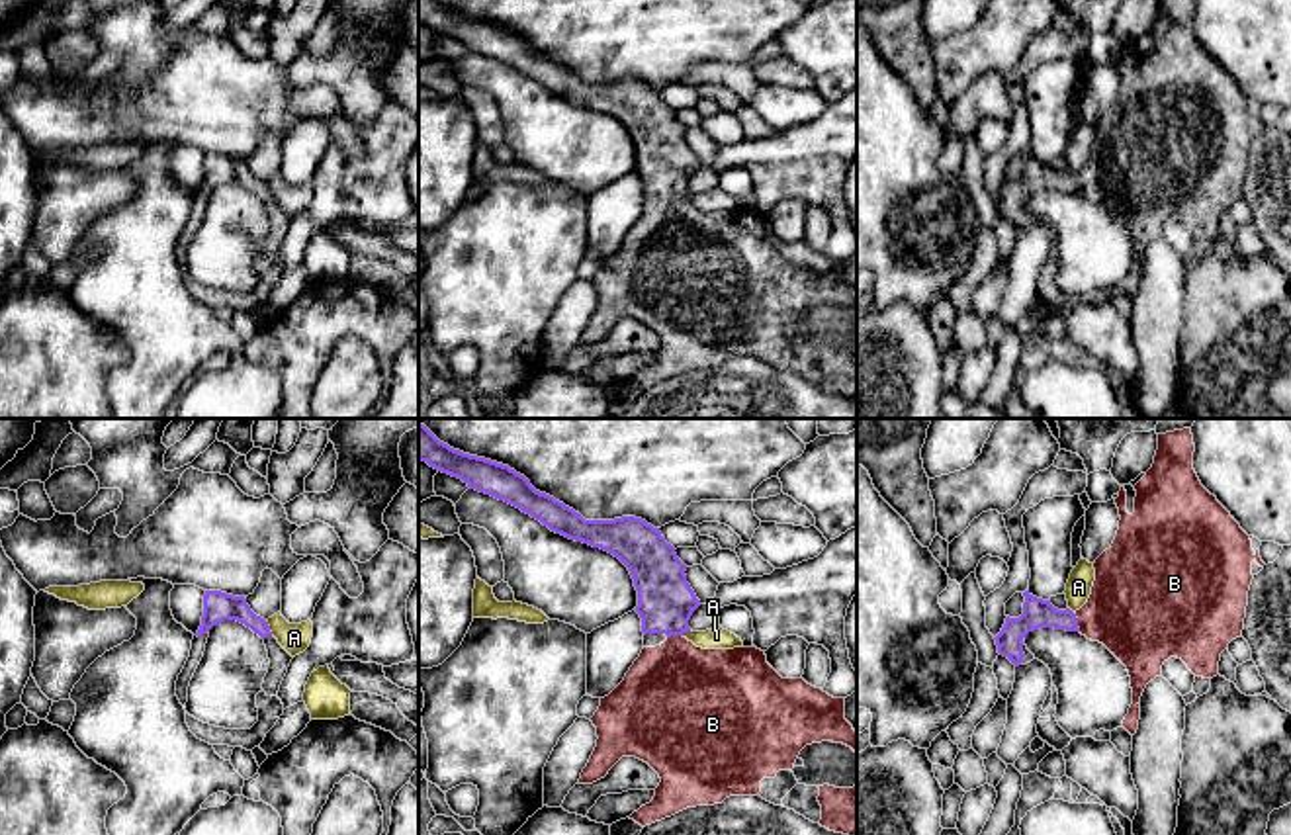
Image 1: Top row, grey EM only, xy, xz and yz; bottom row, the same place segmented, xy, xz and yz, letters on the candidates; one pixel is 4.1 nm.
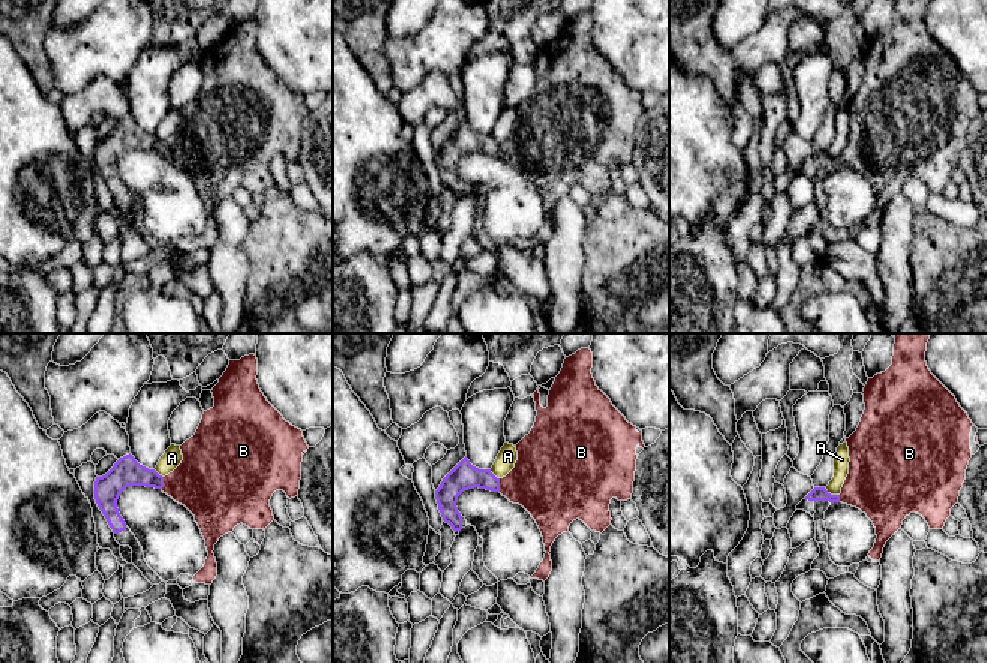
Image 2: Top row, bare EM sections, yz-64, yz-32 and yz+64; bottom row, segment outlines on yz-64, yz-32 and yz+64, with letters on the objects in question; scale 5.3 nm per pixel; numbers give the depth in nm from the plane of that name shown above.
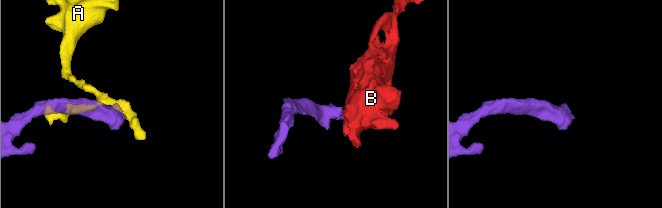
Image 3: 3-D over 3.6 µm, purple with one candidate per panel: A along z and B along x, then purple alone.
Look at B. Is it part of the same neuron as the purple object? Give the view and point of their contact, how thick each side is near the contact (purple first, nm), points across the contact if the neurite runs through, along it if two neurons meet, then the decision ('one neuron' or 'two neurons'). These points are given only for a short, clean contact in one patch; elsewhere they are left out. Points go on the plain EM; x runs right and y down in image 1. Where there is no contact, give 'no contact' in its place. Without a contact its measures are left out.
contact yz (1076, 184); calibres 120 and 380 nm; way yz (1037, 175), (1076, 184), (1135, 171); one neuron

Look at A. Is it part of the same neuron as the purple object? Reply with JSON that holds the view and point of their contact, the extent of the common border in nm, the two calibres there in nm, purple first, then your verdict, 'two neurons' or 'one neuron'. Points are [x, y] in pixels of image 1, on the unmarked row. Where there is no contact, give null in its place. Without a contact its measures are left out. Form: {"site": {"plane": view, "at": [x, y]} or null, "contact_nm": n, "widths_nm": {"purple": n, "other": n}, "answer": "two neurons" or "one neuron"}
{"site": {"plane": "xy", "at": [268, 190]}, "contact_nm": 70, "widths_nm": {"purple": 120, "other": 120}, "answer": "two neurons"}

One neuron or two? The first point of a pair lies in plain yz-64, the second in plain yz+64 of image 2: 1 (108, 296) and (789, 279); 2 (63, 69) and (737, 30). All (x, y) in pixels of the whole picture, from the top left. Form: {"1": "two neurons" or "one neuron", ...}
{"1": "one neuron", "2": "two neurons"}

